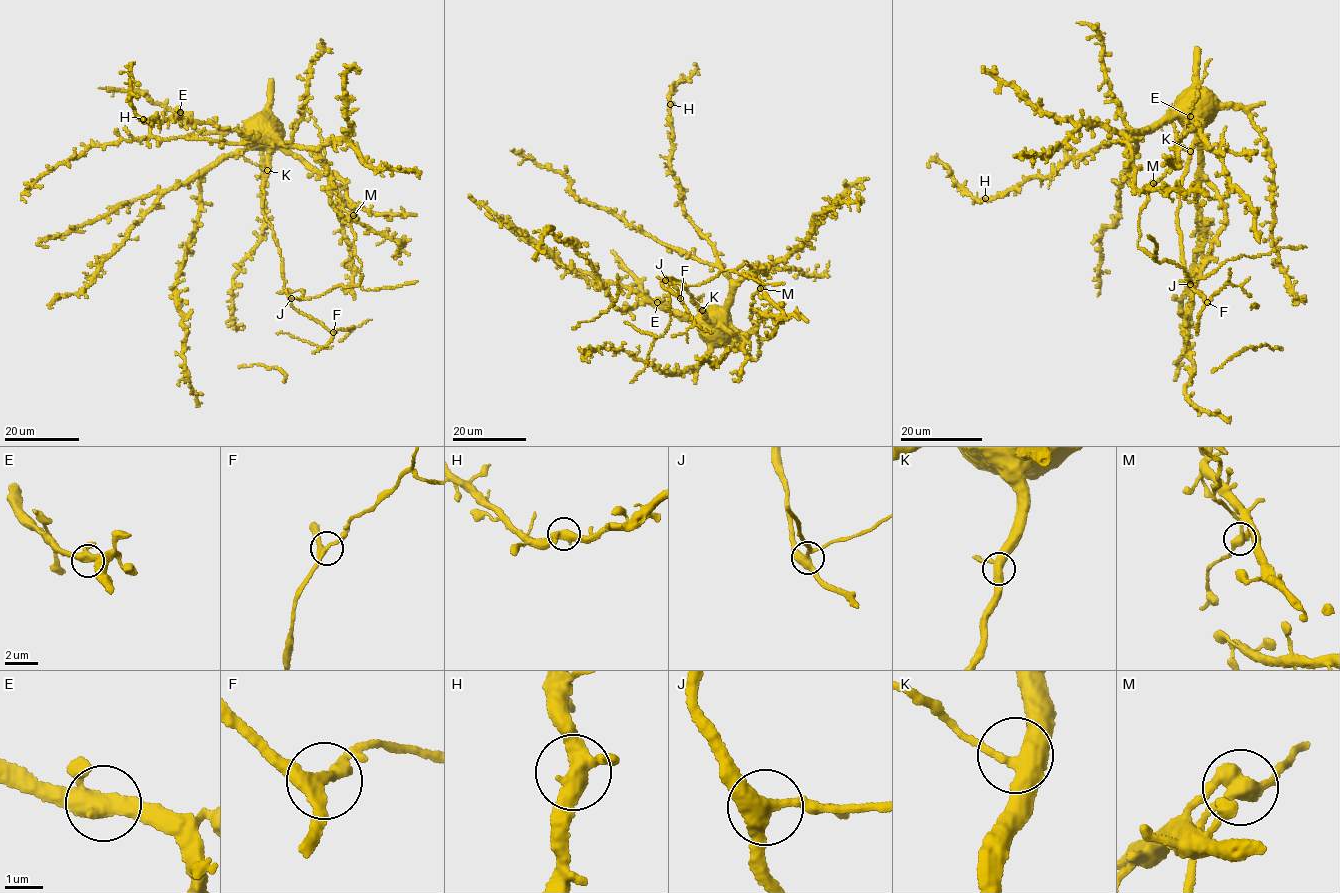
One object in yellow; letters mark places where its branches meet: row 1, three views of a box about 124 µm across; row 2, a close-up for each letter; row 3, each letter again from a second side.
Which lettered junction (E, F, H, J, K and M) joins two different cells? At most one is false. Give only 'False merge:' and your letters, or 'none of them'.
False merge: none of them

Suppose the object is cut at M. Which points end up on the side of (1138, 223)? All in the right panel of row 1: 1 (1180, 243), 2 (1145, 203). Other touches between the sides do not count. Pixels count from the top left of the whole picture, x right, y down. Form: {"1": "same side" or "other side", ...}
{"1": "other side", "2": "same side"}

